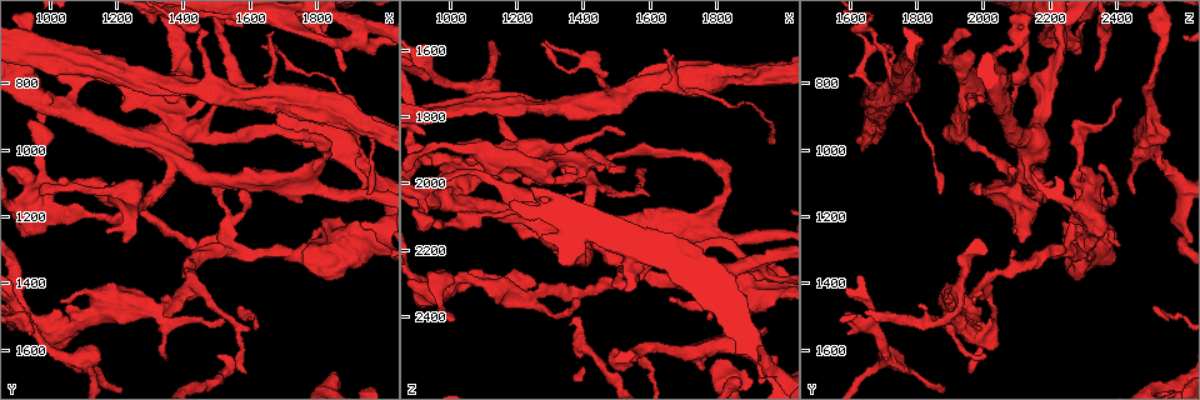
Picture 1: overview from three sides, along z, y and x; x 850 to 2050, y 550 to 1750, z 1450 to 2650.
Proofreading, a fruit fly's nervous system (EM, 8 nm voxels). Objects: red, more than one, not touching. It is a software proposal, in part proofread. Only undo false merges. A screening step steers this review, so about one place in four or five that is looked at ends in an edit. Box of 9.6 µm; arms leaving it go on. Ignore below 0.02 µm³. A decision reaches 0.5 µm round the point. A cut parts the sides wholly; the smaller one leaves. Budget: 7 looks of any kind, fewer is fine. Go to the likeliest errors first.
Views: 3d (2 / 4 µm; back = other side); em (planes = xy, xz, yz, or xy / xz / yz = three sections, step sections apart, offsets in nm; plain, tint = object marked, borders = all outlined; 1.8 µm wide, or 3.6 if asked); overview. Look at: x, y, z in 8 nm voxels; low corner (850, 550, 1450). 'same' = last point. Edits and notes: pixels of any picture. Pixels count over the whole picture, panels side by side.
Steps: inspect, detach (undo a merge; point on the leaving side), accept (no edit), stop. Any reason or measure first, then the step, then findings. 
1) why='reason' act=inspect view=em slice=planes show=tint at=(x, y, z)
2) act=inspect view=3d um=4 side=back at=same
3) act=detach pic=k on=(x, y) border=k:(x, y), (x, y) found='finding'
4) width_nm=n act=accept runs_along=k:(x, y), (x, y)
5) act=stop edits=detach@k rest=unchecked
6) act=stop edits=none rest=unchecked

act=inspect view=em slice=planes show=borders at=(930, 680, 1780)

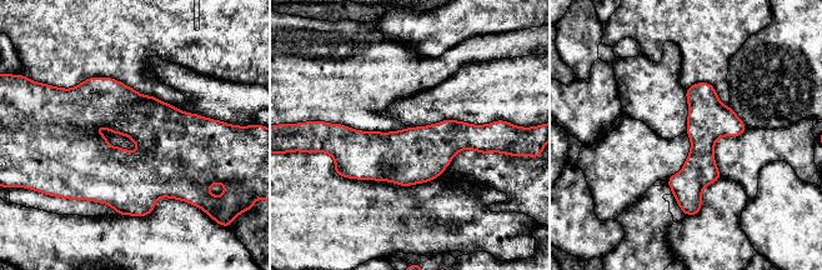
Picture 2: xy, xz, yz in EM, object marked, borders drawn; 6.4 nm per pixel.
width_nm=280 act=accept runs_along=2:(485, 128), (435, 145), (335, 138) found='continuous, no second neuron'

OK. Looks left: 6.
why='sharp bend' act=inspect view=em um=3.6 slice=planes show=tint at=(1340, 1470, 1910)

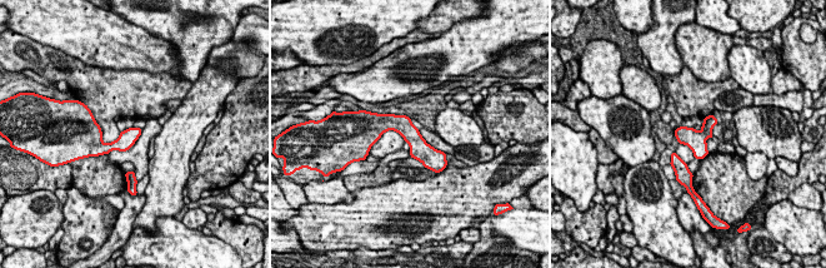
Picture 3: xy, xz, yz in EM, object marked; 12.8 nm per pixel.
act=accept found='continuous, no second neuron'

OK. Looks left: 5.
why='thin neck' act=inspect view=3d um=2 at=(1360, 900, 1920)

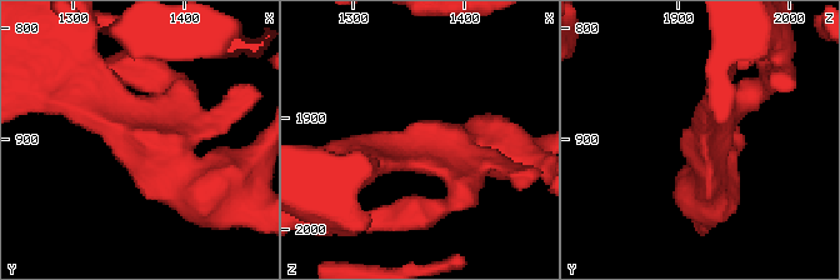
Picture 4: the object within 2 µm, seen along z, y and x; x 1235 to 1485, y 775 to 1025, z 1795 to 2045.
why='now the EM' act=inspect view=em slice=planes show=tint at=(1364, 904, 1922)

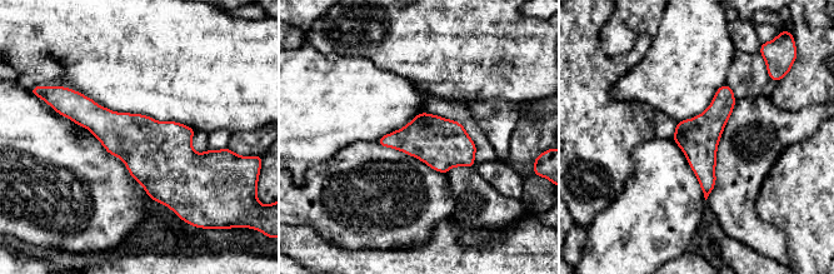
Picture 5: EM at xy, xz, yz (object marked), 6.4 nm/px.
width_nm=260 act=accept runs_along=5:(725, 88), (705, 129), (707, 192) found='all the same neuron'

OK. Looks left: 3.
act=stop edits=none rest=unchecked

